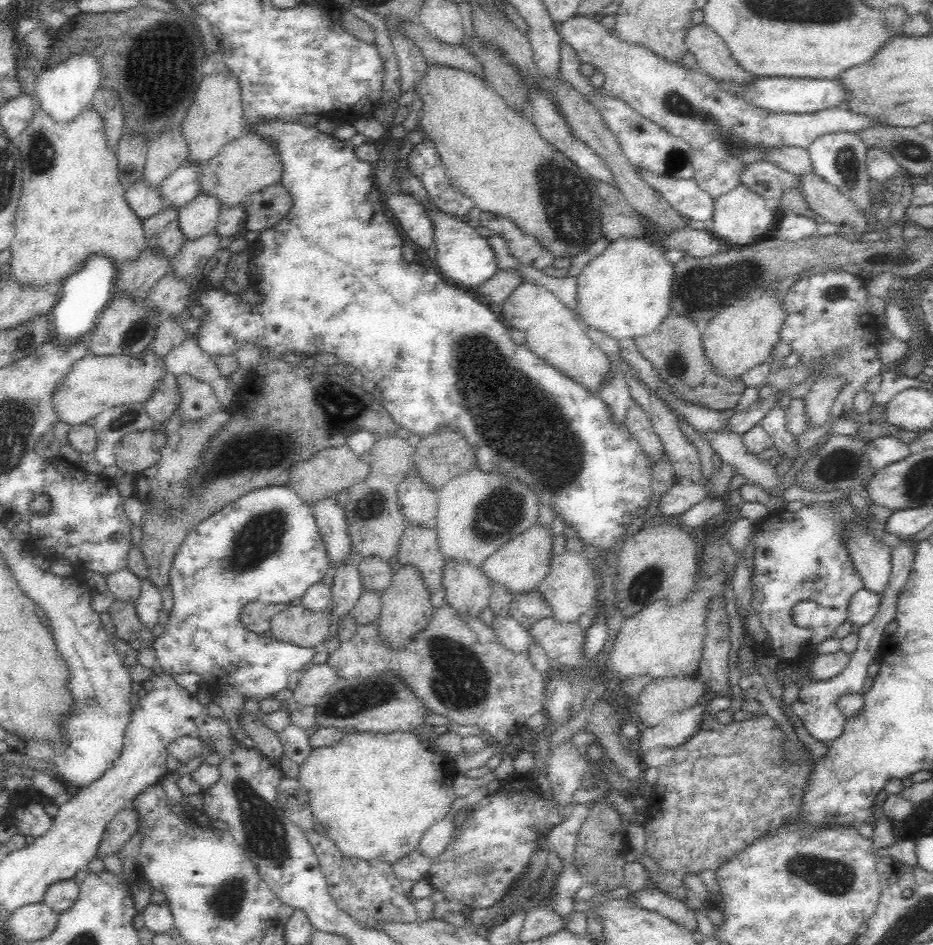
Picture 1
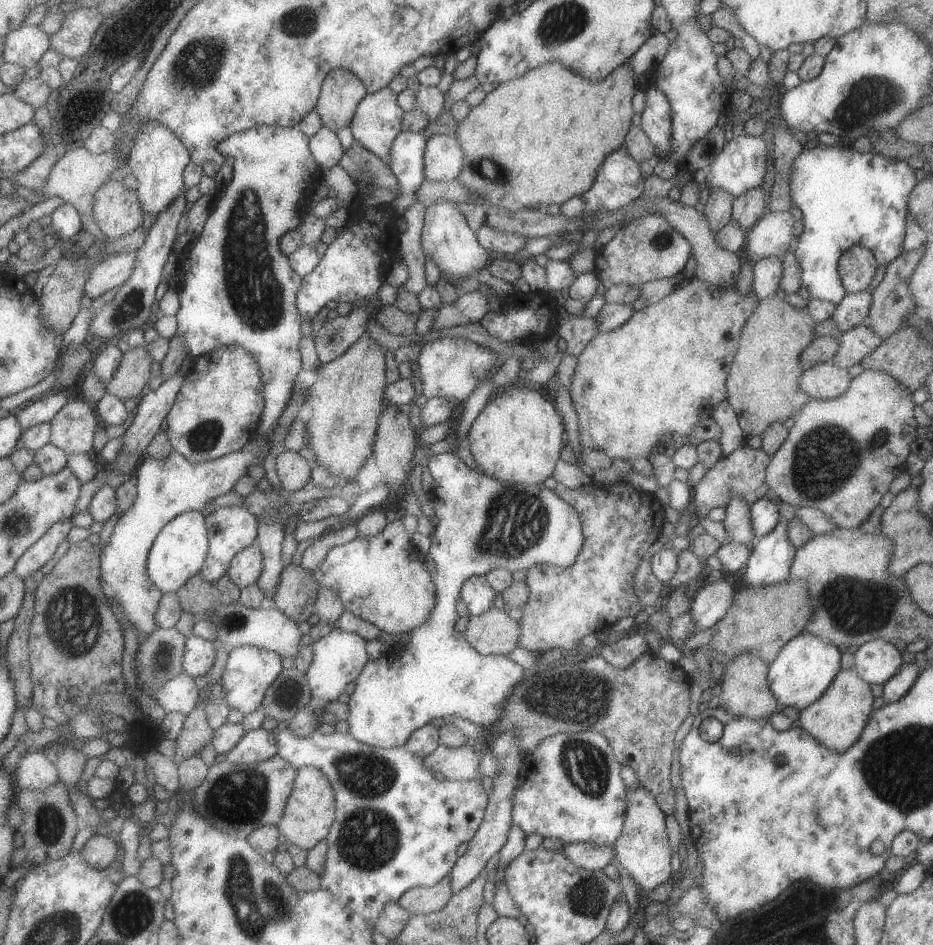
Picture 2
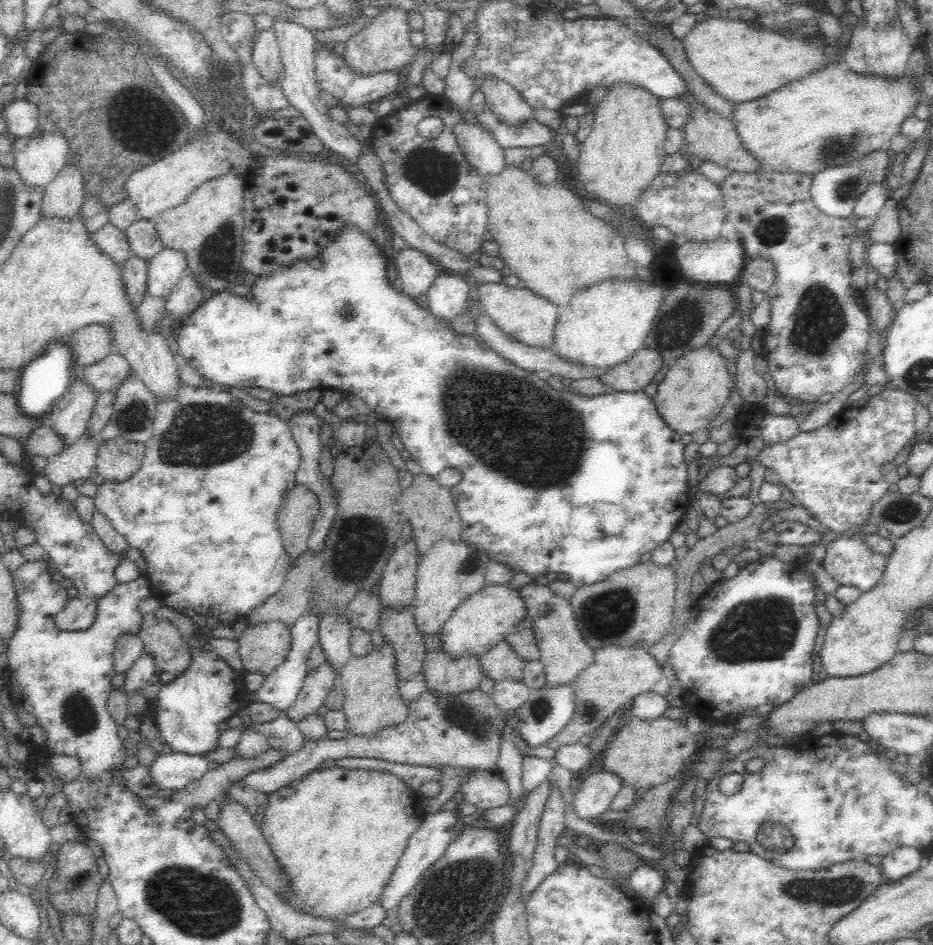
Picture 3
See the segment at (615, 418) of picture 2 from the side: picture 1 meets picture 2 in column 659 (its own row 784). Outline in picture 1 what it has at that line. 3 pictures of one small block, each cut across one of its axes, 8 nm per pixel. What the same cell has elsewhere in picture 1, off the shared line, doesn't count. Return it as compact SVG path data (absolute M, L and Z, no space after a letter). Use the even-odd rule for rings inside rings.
M350 731L347 738L341 741L341 744L330 747L314 748L310 750L308 758L298 764L297 781L300 786L308 793L310 809L312 810L312 819L316 822L317 829L322 830L325 836L335 843L337 849L345 858L351 860L374 860L374 858L383 859L390 865L393 865L400 858L404 858L410 851L418 849L422 836L426 834L434 825L440 825L452 810L452 805L456 802L456 792L454 791L454 779L458 774L452 764L452 760L442 755L435 748L434 740L423 741L409 732L391 732L391 734L370 734L370 732Z

